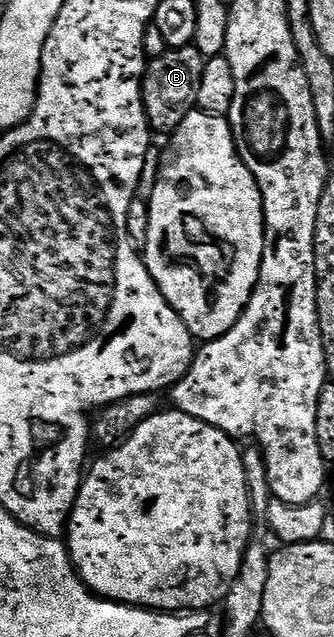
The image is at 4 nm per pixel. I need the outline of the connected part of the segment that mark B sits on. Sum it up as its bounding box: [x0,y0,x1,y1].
[143,44,207,134]

